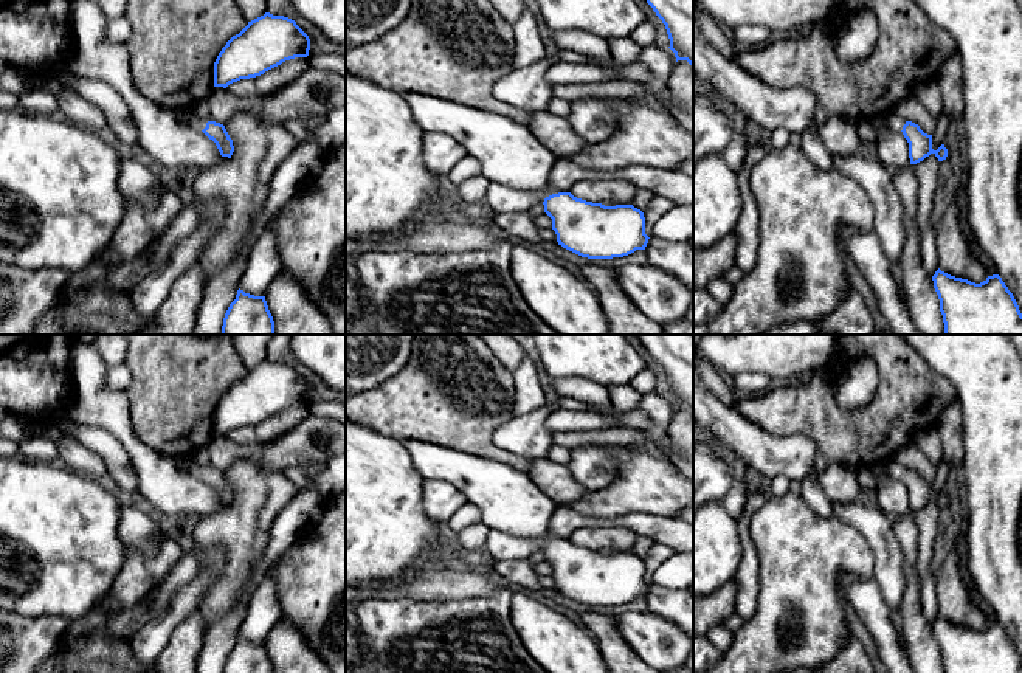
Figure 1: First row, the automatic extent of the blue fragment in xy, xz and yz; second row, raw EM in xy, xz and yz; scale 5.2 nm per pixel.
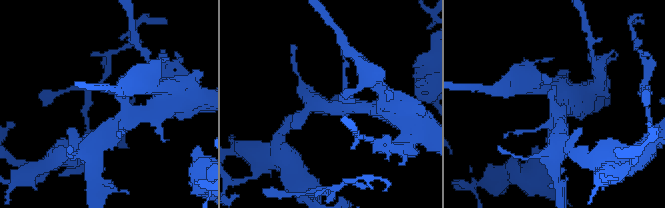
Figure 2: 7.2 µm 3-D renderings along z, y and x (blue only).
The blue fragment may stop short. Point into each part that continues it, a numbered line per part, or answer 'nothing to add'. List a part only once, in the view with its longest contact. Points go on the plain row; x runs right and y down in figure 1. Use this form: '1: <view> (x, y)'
1: yz (895, 470)

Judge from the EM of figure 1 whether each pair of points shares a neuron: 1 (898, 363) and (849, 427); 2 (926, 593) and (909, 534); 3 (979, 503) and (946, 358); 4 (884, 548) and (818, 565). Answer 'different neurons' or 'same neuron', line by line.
1: same neuron
2: different neurons
3: same neuron
4: different neurons

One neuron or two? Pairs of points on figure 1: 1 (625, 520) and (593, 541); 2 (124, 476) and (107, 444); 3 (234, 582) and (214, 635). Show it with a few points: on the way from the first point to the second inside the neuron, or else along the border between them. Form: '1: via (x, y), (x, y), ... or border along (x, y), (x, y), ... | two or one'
1: border along (580, 528), (628, 528), (638, 534) | two
2: via (121, 469), (112, 452) | one
3: border along (241, 588), (241, 596), (234, 607), (203, 631) | two

